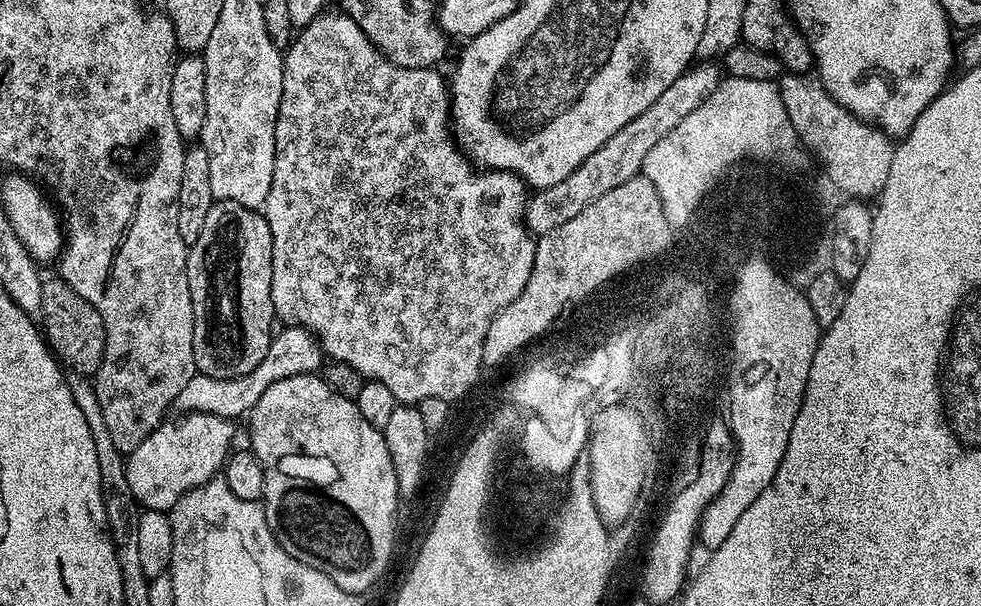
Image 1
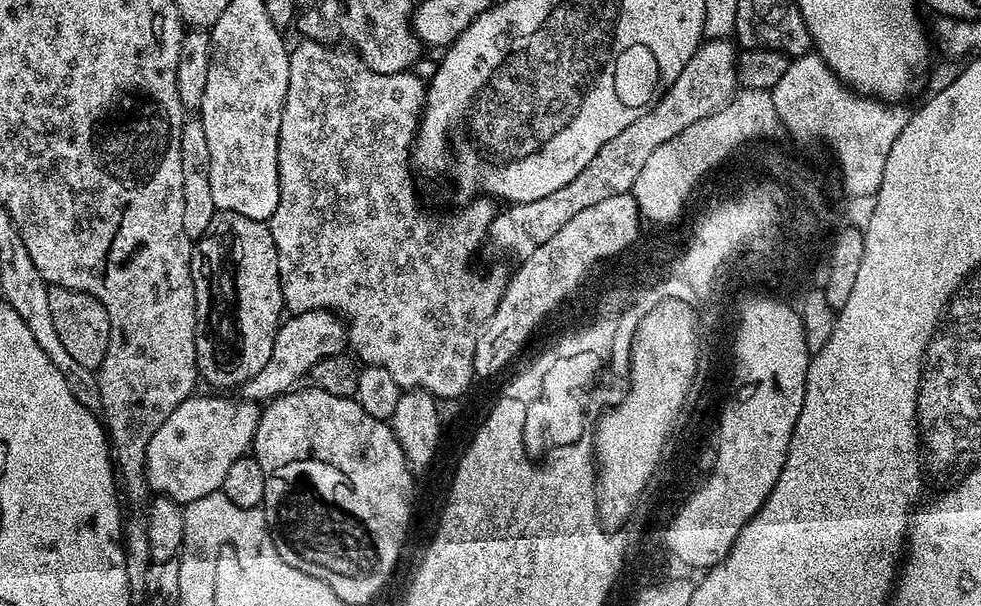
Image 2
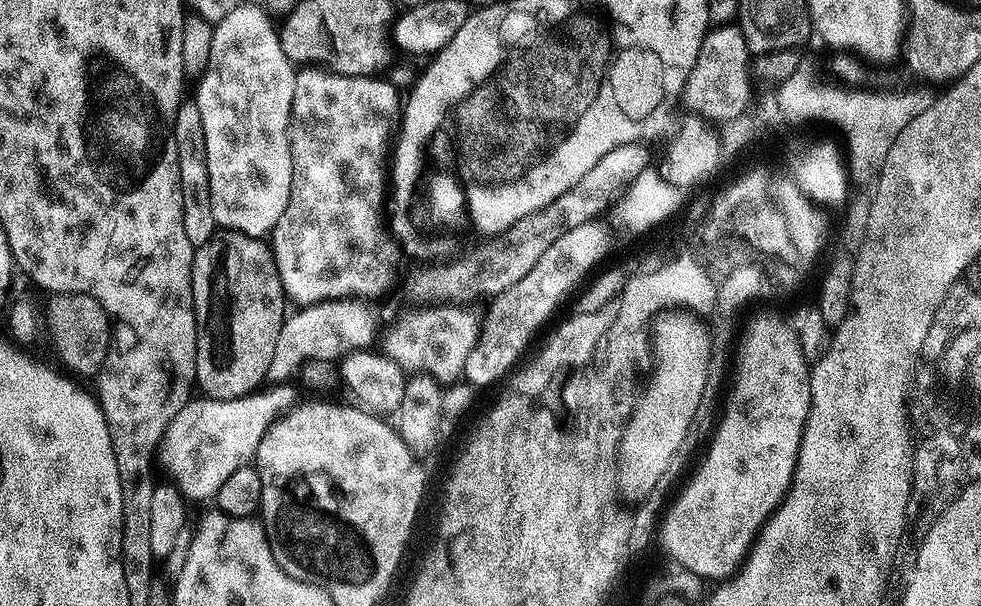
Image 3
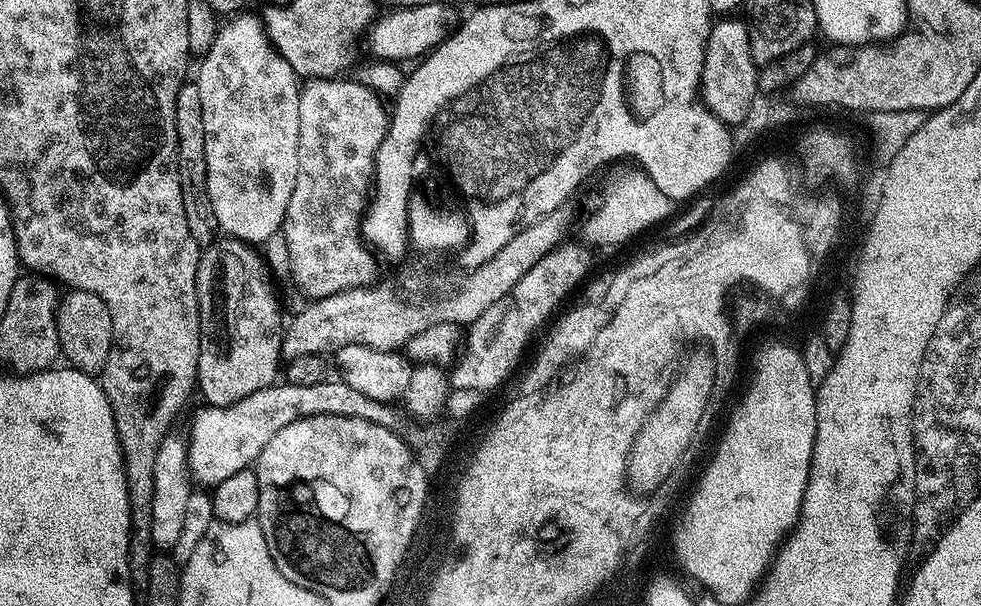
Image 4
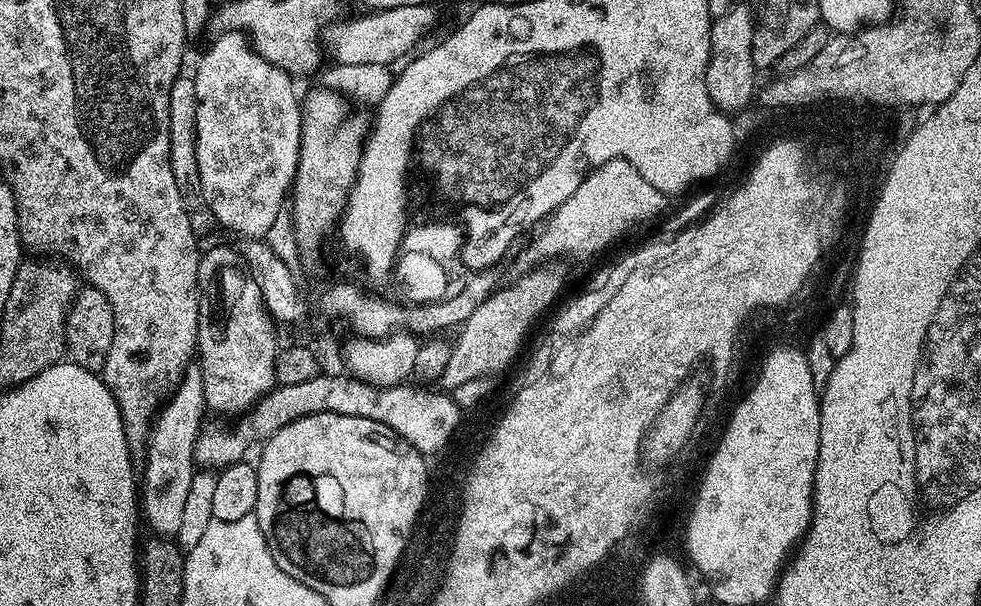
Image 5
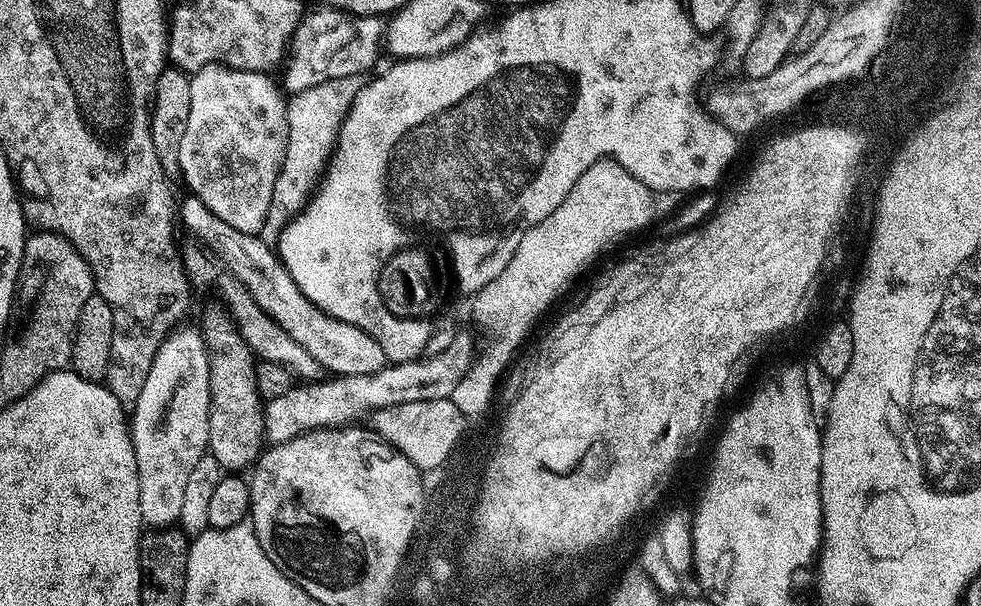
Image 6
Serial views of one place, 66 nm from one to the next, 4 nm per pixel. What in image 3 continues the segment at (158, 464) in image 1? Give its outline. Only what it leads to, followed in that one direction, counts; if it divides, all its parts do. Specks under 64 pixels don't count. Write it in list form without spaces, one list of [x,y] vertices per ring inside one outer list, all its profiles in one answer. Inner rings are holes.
[[[276,382],[268,386],[272,388],[265,387],[233,400],[189,399],[188,404],[174,414],[158,449],[159,467],[161,464],[168,471],[167,479],[181,496],[189,501],[211,501],[234,470],[249,467],[255,461],[266,430],[297,403],[292,386],[288,382]]]

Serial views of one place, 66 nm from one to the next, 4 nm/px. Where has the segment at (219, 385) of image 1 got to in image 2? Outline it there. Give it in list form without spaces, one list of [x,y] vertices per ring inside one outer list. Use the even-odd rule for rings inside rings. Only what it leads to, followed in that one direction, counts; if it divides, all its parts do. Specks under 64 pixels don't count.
[[[302,312],[292,314],[281,323],[274,338],[274,350],[270,350],[270,362],[254,374],[242,386],[242,396],[253,402],[267,402],[291,392],[309,375],[314,362],[343,353],[346,348],[346,332],[341,321],[330,312]]]

